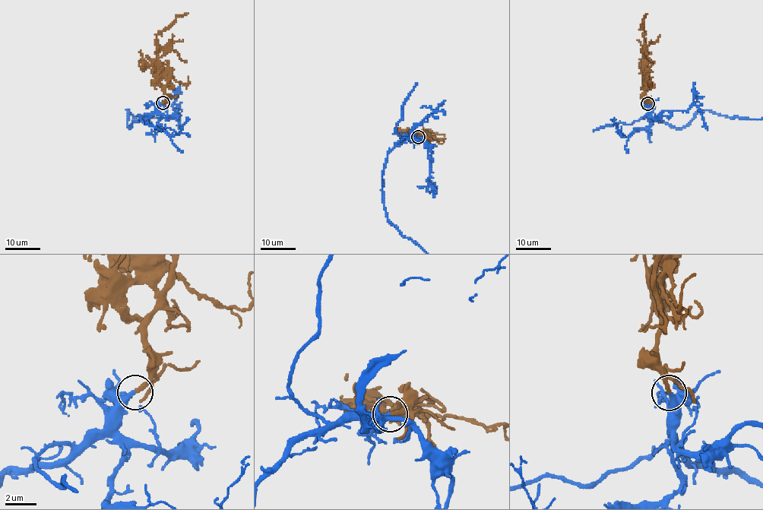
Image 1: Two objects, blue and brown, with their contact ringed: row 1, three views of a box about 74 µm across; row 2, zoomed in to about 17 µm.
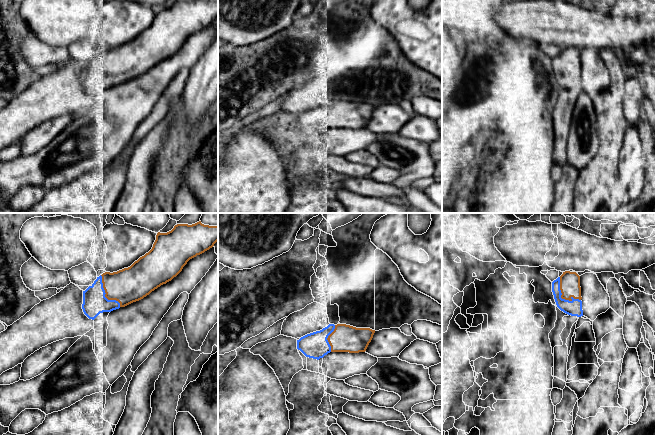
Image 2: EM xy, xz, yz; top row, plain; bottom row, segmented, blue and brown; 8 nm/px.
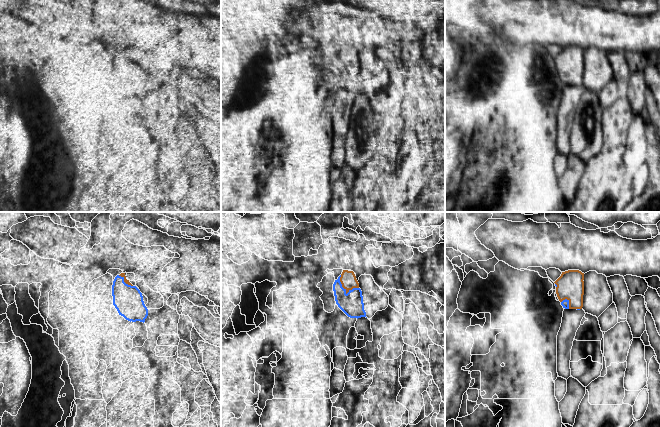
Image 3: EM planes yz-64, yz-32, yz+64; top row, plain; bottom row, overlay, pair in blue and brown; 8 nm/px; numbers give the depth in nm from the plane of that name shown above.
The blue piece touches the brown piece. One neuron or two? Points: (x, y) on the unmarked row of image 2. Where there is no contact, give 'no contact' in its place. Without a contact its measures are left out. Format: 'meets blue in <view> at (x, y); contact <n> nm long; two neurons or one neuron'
meets blue in yz at (560, 73); contact 260 nm long; two neurons

